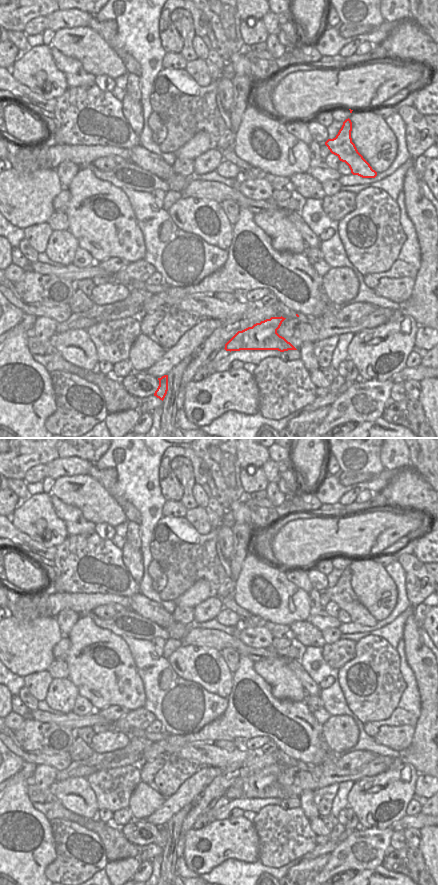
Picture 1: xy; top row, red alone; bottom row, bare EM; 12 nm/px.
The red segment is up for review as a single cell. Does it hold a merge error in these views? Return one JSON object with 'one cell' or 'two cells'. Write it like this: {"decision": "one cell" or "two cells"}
{"decision": "two cells"}

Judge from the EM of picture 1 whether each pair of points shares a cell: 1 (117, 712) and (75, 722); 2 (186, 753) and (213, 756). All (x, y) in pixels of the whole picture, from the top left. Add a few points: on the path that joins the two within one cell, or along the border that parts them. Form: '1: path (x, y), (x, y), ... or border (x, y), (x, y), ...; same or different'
1: border (96, 712), (111, 722); different
2: path (193, 753), (199, 753), (206, 757); same

